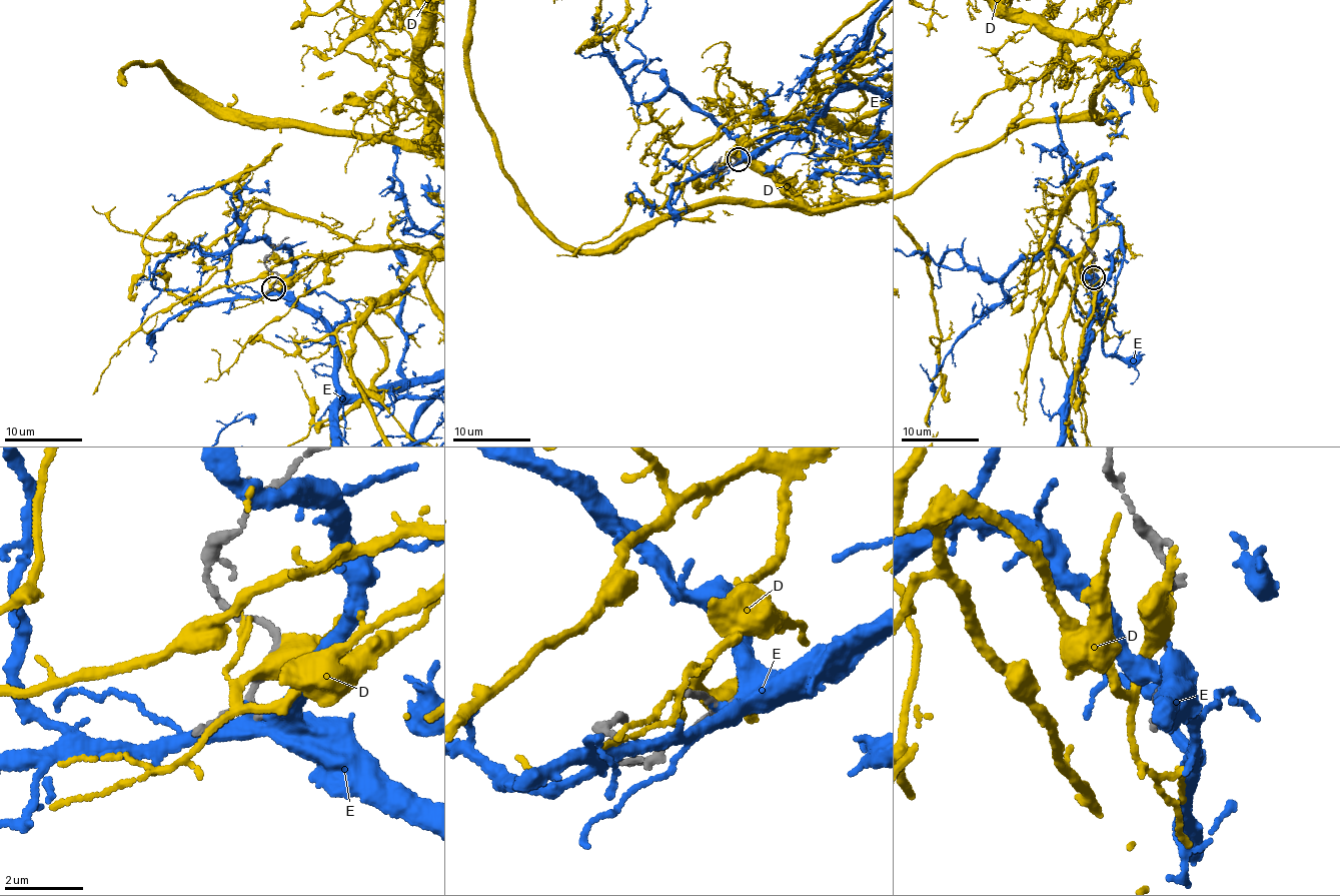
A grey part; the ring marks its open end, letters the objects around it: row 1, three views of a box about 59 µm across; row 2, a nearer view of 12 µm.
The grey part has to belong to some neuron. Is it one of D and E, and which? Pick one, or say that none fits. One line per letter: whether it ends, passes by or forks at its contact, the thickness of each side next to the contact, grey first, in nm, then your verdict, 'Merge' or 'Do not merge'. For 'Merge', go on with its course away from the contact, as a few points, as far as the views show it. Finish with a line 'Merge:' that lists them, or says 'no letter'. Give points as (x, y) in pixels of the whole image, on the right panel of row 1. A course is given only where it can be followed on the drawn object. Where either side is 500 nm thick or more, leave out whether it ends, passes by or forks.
D: Thickness 130 nm (grey) against 500 nm. Do not merge
E: It passes by. Thickness 120 nm (grey) against 420 nm. Merge
Merge: E

